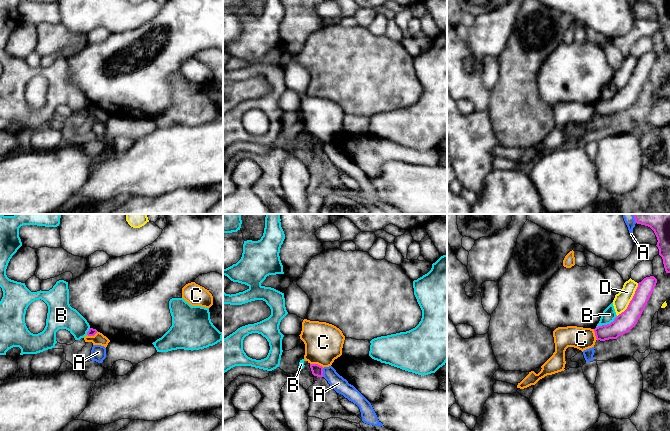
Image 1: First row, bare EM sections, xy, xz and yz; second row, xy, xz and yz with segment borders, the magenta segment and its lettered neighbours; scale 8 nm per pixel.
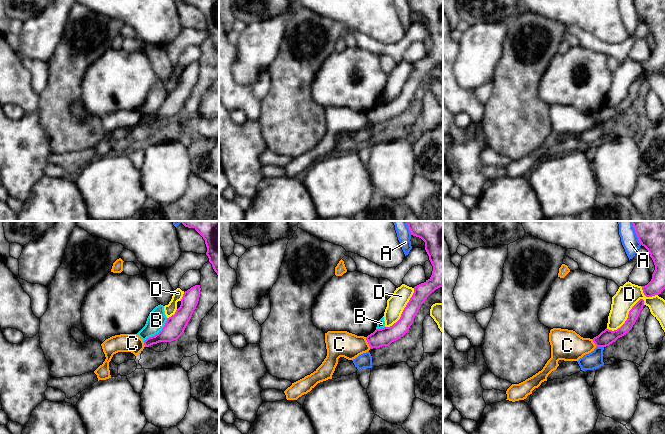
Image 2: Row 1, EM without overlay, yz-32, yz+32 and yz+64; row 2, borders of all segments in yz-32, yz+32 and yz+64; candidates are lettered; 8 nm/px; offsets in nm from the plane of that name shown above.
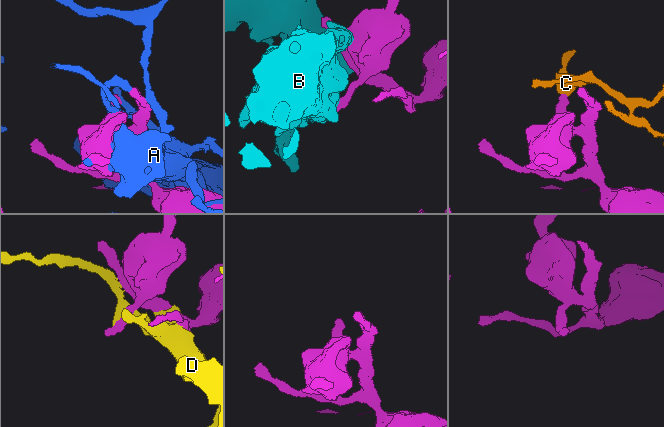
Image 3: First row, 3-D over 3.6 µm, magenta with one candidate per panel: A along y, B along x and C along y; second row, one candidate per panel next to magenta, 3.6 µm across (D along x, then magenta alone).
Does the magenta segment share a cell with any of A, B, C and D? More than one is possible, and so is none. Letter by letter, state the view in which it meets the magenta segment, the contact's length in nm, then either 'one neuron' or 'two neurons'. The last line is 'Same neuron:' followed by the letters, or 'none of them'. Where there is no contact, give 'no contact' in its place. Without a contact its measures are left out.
A: xz | 70 nm | two neurons
B: yz | 200 nm | two neurons
C: xz | 120 nm | two neurons
D: yz | 320 nm | two neurons
Same neuron: none of them

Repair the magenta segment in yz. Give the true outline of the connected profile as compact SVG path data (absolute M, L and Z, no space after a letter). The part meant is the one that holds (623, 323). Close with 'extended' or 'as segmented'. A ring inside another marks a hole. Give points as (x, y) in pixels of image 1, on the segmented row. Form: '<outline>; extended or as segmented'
M654 276L646 277L639 282L627 309L610 324L594 329L596 339L600 341L617 339L620 335L628 333L637 324L656 283L657 279Z; as segmented

